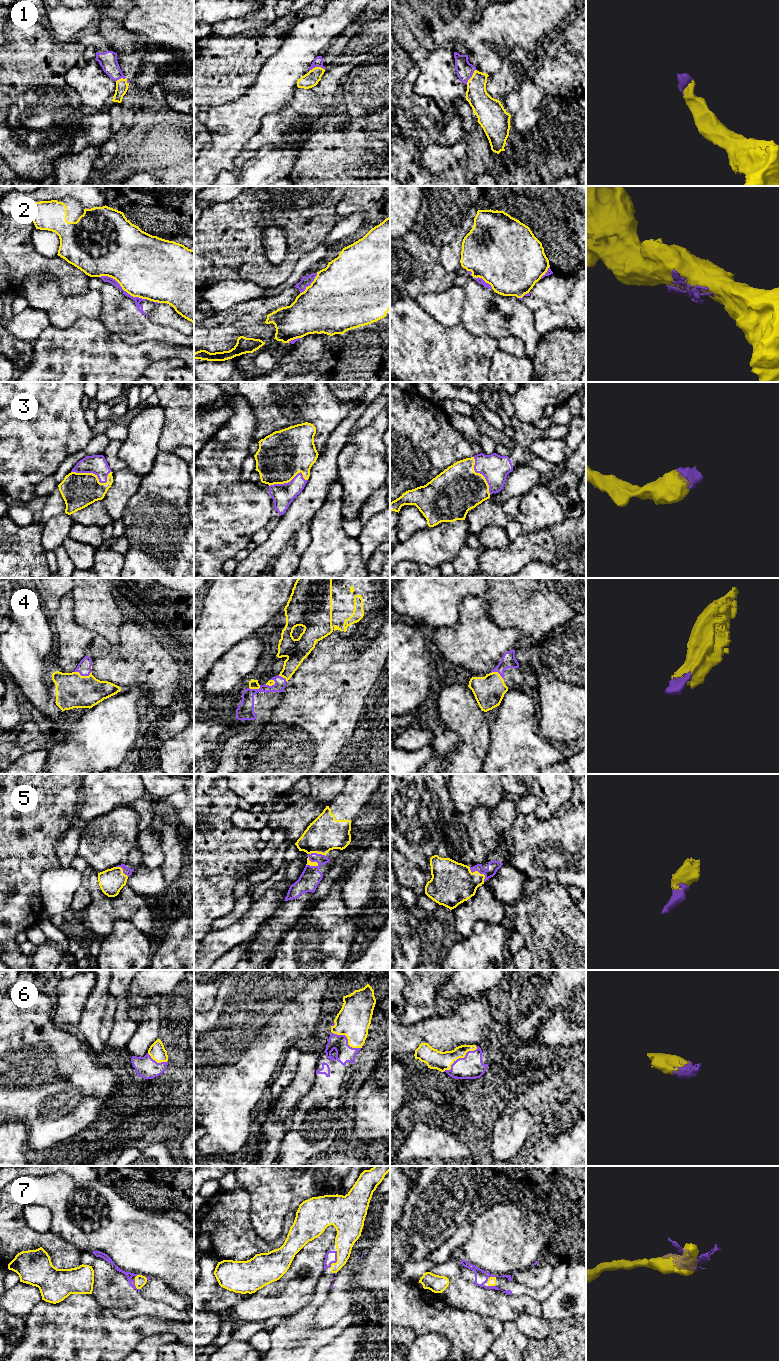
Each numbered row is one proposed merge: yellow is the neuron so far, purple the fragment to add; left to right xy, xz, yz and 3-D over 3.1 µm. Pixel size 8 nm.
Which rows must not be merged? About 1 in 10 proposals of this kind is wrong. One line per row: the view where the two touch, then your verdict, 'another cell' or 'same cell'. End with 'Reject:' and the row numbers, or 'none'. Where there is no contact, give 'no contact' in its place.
1: meets yellow in xy; same cell
2: meets yellow in xy; another cell
3: meets yellow in xy; same cell
4: meets yellow in xy; same cell
5: meets yellow in yz; same cell
6: meets yellow in yz; same cell
7: meets yellow in xz; same cell
Reject: 2

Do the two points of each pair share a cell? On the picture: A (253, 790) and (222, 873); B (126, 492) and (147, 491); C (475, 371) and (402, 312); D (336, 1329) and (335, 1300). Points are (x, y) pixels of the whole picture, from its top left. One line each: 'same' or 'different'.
A: different
B: different
C: same
D: different

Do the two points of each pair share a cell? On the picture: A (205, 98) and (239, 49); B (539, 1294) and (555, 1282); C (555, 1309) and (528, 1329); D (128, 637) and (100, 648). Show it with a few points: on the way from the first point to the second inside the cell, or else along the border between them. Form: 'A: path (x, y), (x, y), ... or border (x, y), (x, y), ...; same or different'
A: path (212, 86), (237, 61); same
B: path (543, 1293), (551, 1286); same
C: border (541, 1315), (548, 1322); different
D: path (122, 644), (117, 649), (107, 649); same

